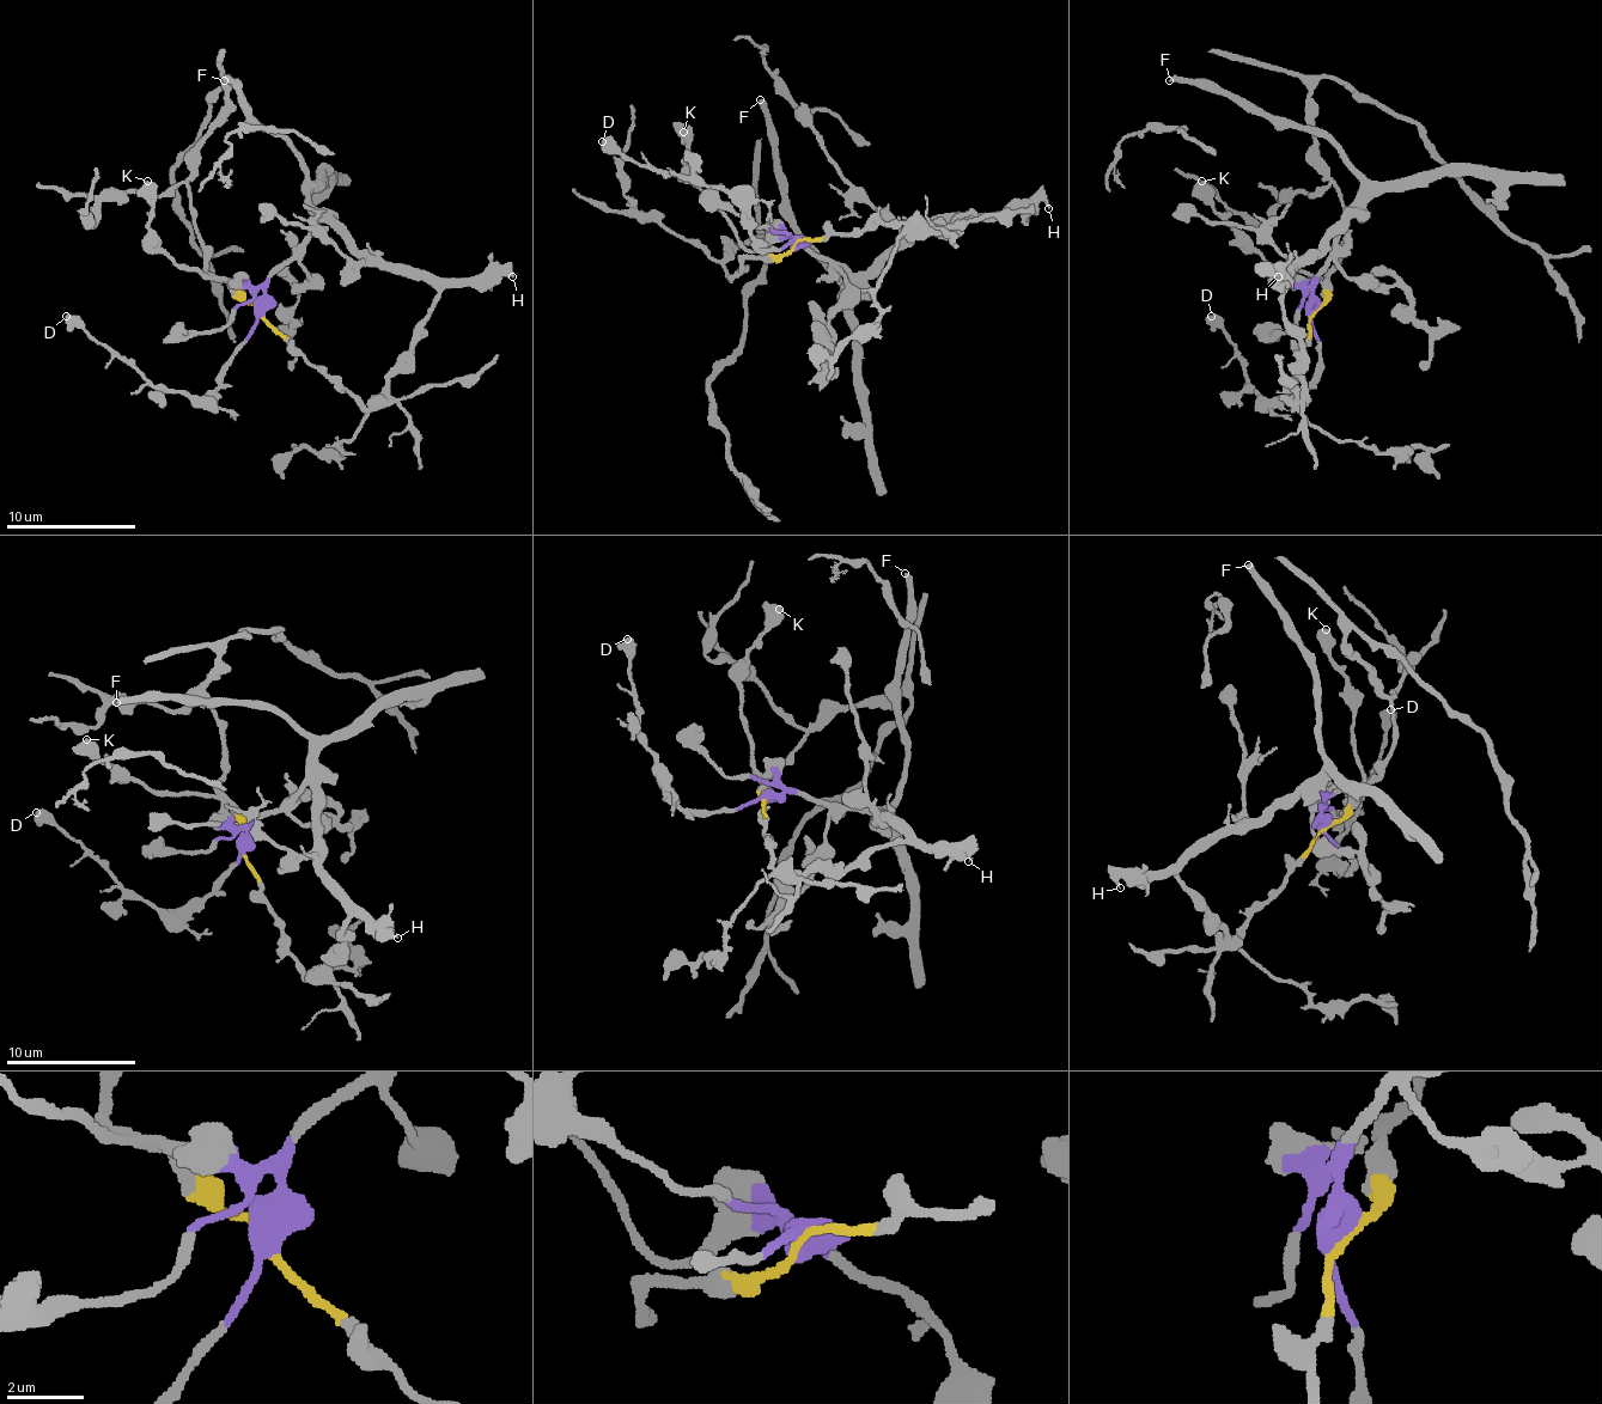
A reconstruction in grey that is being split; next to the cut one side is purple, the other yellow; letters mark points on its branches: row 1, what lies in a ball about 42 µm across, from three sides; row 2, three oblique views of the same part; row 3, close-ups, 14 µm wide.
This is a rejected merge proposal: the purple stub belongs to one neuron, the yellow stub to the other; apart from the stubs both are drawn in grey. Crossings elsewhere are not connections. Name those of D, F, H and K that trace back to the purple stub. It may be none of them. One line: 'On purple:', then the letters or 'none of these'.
On purple: D, F, H, K

